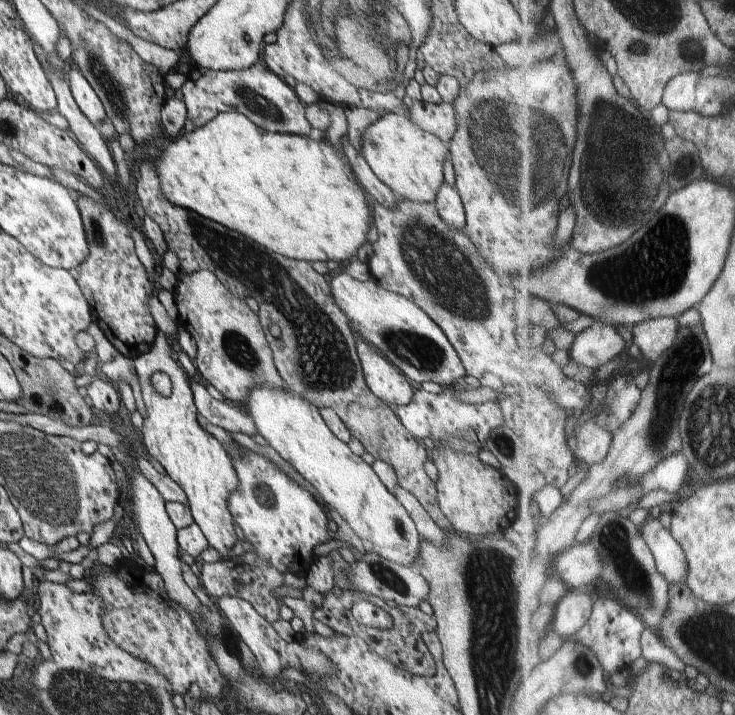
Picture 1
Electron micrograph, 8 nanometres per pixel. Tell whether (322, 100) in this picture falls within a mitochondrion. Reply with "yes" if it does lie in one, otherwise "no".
no

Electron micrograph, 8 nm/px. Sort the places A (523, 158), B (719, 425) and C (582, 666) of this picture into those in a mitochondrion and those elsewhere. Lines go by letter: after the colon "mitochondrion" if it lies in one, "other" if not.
A: mitochondrion
B: mitochondrion
C: mitochondrion

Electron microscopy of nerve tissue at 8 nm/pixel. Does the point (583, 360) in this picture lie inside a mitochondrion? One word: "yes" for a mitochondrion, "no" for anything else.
no

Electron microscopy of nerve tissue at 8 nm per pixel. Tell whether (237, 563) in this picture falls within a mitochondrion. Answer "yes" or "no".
no

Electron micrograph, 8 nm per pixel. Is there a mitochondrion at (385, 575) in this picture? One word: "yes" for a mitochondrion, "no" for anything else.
yes

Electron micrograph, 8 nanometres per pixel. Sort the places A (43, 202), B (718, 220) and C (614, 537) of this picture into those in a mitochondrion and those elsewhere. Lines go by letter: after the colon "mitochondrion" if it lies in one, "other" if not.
A: mitochondrion
B: other
C: mitochondrion

